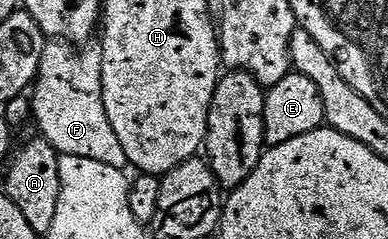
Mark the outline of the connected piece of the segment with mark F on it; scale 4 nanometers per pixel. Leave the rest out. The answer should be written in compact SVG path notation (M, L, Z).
M66 42L44 43L39 75L30 96L38 135L56 148L60 157L72 156L75 162L93 158L93 162L105 162L105 166L128 167L125 149L117 142L117 134L109 126L109 114L105 114L103 49L98 43L83 47Z

